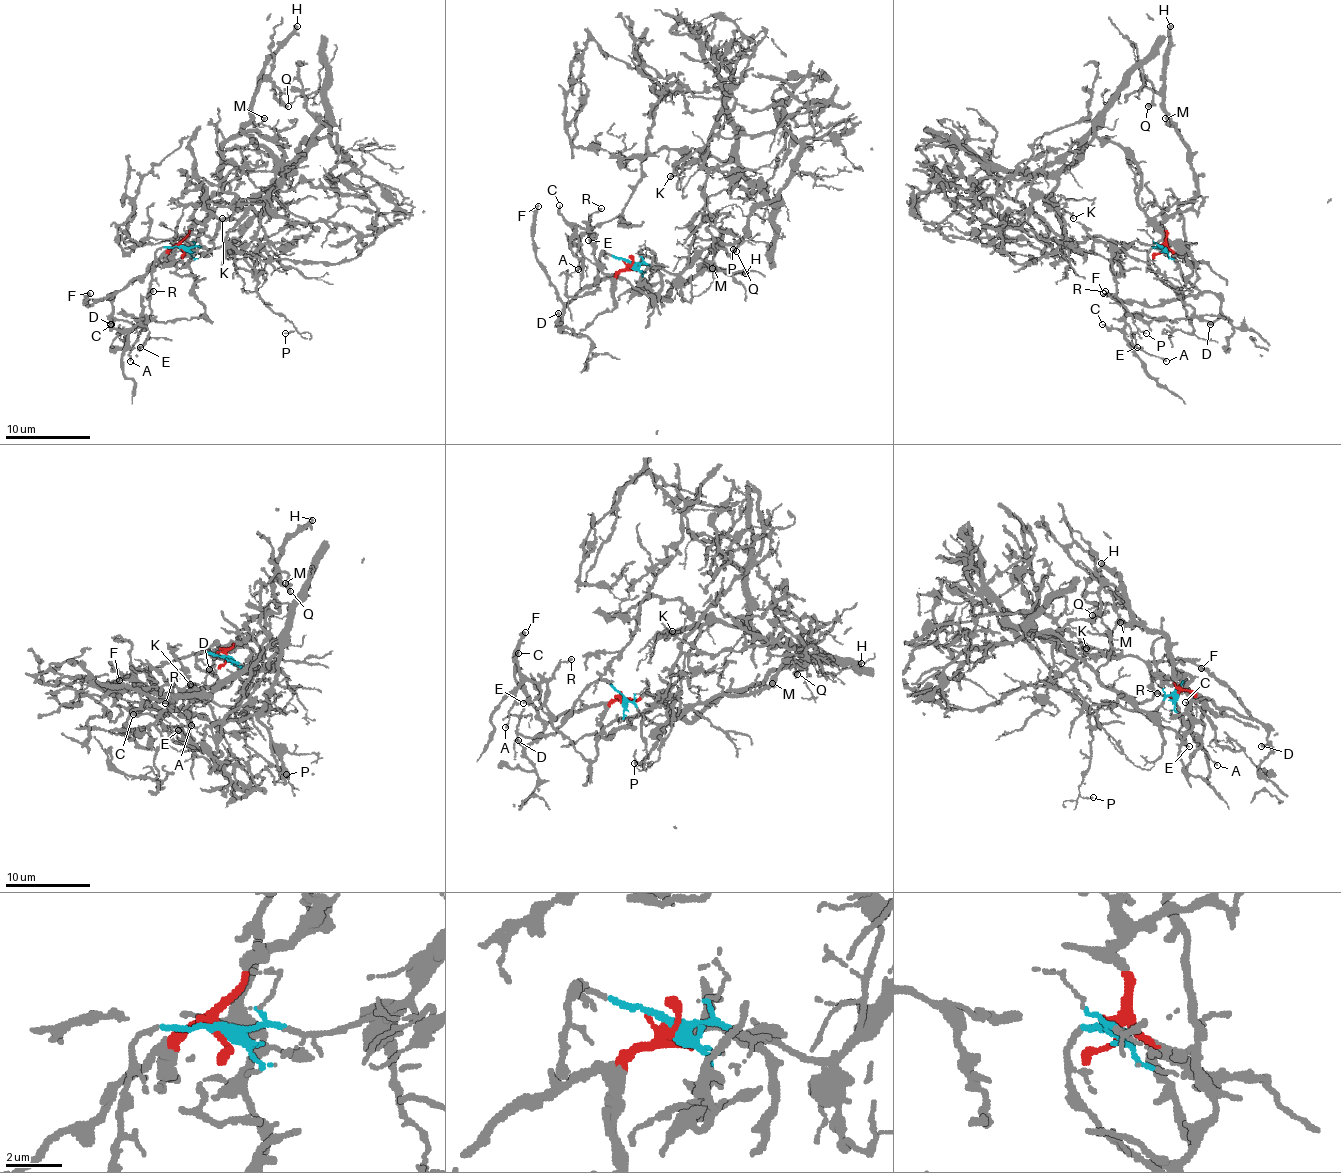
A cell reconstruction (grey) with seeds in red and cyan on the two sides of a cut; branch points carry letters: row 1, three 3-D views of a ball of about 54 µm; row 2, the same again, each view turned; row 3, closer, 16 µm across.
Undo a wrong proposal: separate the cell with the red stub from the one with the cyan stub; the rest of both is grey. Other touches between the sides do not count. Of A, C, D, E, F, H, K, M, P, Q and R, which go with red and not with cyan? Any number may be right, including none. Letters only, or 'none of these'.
A, C, D, E, F, H, M, Q, R

